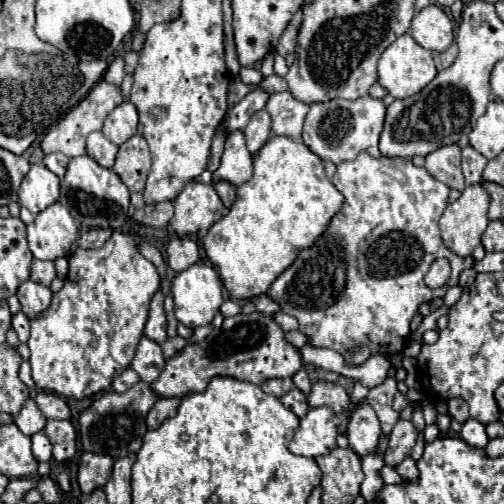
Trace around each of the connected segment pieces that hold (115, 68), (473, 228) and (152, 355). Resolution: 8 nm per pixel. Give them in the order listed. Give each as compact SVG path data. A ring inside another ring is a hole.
M116 58L116 60L108 66L108 70L106 70L106 74L104 74L104 80L106 80L108 84L120 86L122 78L124 78L124 64L122 64L122 58Z
M468 186L456 202L446 206L440 218L444 244L460 256L472 254L490 222L488 208L490 194L484 190L484 186Z
M142 338L136 348L136 356L130 364L136 370L136 374L144 382L156 382L156 378L164 370L164 364L166 360L164 360L162 348L156 342L152 342L150 338Z

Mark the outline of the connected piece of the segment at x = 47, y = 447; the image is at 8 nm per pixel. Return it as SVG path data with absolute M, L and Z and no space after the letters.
M42 432L32 436L32 452L38 462L48 462L52 458L52 444Z

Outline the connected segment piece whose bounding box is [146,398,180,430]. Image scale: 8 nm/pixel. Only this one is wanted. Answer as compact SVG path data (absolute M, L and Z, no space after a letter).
M160 398L160 400L154 404L154 408L150 410L148 418L146 418L148 428L154 430L154 428L158 428L166 418L172 418L172 416L176 414L178 406L180 406L180 398Z

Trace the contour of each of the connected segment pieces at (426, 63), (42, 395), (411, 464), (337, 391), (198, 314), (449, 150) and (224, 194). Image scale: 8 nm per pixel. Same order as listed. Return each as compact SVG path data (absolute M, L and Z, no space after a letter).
M410 34L400 36L396 42L392 42L378 62L378 82L394 96L394 98L408 98L418 94L428 82L432 82L436 76L434 58L428 50L424 50L420 44L414 42Z
M38 392L36 394L36 404L42 410L46 418L56 418L56 420L70 420L70 408L64 398L52 394L52 392Z
M408 456L408 458L404 458L404 460L396 466L396 472L398 472L404 480L412 480L412 478L416 478L416 462Z
M316 380L316 382L312 382L312 392L308 396L308 404L312 408L328 406L334 412L344 412L350 404L350 396L340 384L326 382L326 380Z
M194 264L178 272L172 282L172 298L176 318L188 326L210 324L222 306L222 280L208 264Z
M456 144L442 146L426 156L426 170L450 188L464 188L464 176L460 170L460 148Z
M218 180L218 182L214 182L214 190L218 192L218 196L220 196L222 204L224 204L226 208L230 208L230 206L232 206L232 202L234 202L234 198L236 198L236 186L234 186L232 182Z

